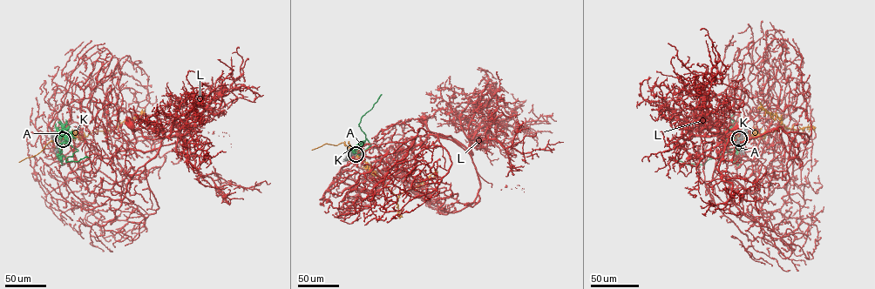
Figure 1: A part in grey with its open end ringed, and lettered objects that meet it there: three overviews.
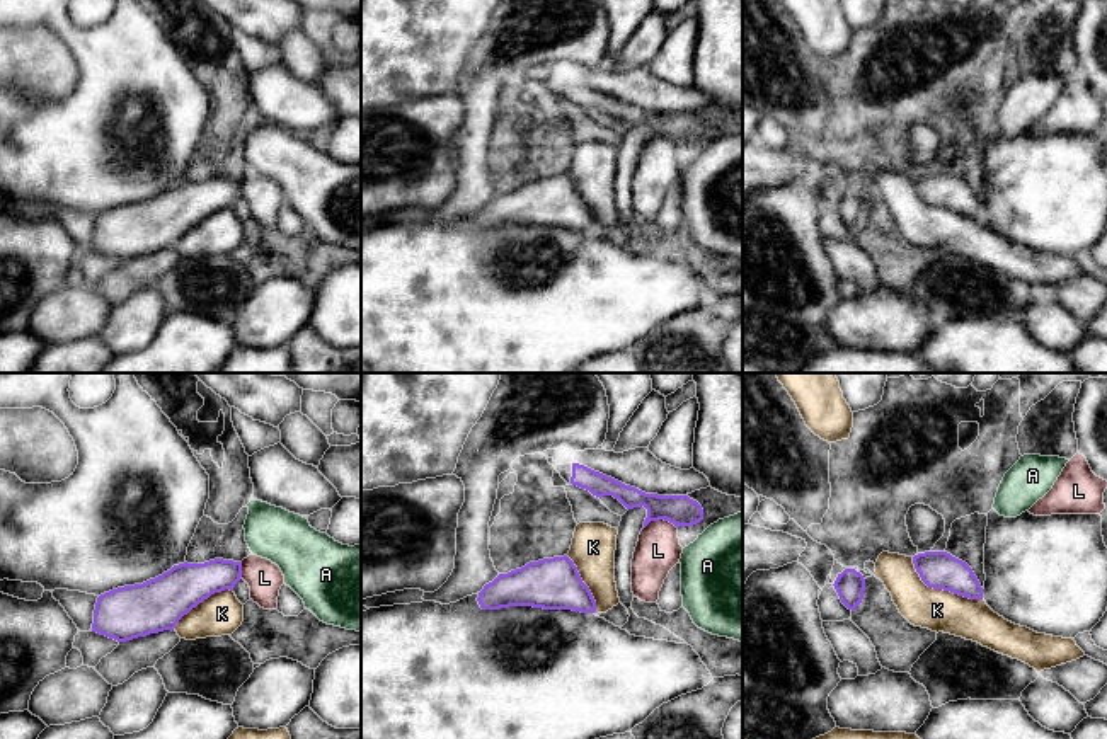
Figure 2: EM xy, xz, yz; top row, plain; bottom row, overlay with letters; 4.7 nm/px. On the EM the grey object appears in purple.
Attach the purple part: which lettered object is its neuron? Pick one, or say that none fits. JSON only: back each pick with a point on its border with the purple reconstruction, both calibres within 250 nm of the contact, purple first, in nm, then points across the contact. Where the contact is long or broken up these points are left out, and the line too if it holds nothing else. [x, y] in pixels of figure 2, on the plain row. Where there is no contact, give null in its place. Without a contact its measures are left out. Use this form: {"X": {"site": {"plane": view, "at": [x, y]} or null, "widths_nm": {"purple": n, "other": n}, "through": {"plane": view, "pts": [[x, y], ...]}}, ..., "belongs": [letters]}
{"A": {"site": null}, "belongs": ["A"]}

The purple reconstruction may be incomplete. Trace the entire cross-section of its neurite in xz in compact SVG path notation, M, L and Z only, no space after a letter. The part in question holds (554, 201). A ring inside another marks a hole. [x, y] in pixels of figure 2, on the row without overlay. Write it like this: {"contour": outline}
{"contour": "M567 174L530 180L521 187L499 192L484 204L477 220L482 228L533 225L581 232L596 230L589 206Z"}

